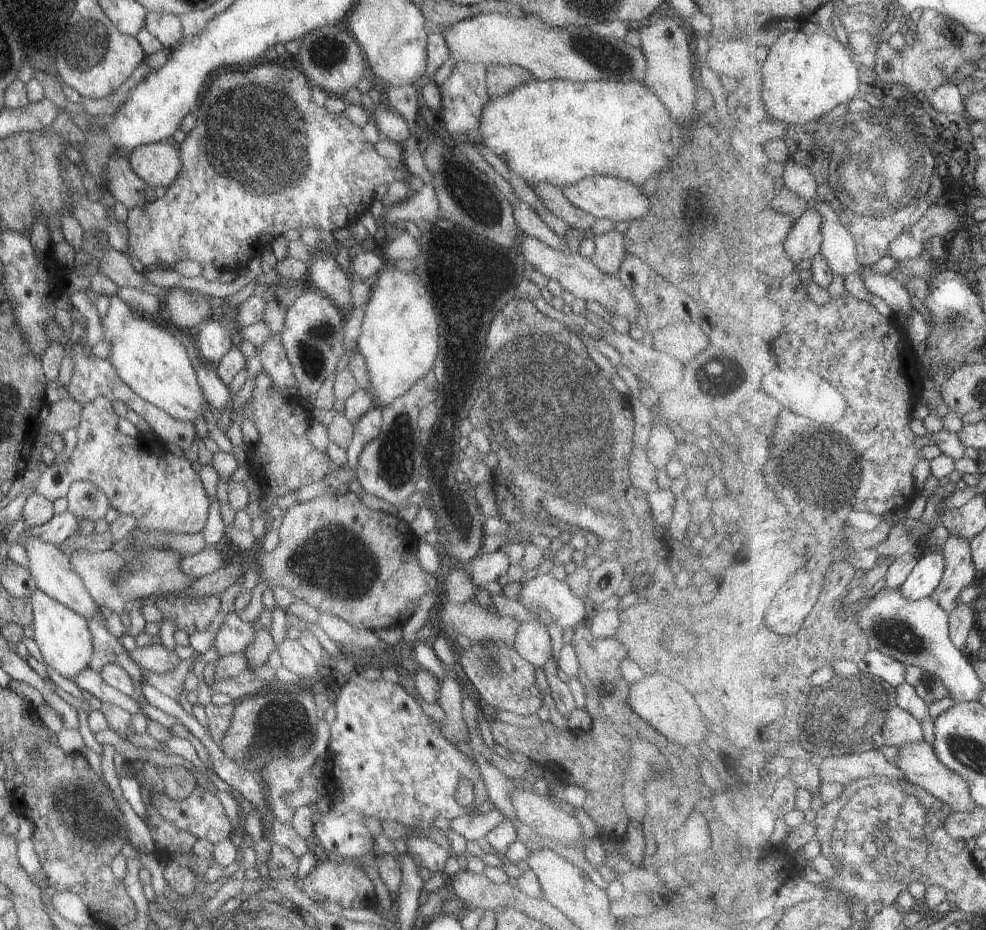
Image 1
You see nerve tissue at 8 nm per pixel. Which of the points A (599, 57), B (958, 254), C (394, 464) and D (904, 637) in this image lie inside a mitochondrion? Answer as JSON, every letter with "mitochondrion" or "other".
{"A":"mitochondrion","B":"other","C":"mitochondrion","D":"mitochondrion"}

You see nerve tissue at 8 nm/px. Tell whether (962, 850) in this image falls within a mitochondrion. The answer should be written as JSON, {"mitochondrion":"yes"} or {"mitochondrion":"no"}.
{"mitochondrion":"no"}

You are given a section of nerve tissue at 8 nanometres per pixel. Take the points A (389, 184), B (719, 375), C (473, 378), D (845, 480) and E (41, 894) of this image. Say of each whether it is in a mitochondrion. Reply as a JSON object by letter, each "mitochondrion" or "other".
{"A":"other","B":"mitochondrion","C":"mitochondrion","D":"mitochondrion","E":"other"}

